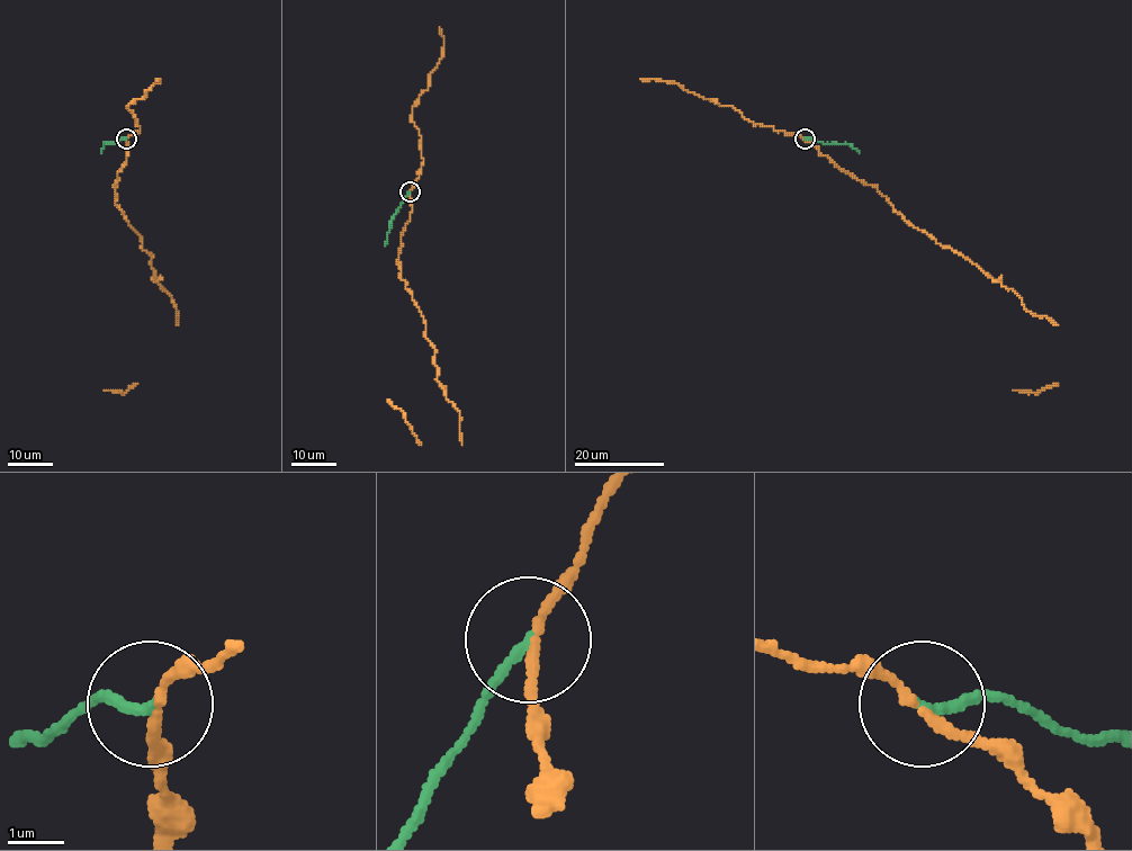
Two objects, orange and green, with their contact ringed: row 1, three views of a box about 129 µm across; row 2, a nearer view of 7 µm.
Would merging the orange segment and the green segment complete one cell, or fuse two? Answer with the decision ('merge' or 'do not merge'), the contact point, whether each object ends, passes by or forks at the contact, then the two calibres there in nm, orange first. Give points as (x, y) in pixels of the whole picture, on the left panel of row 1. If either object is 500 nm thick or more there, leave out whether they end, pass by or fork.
do not merge; place (126, 139); orange passes by; green ends; calibres 160 and 180 nm

